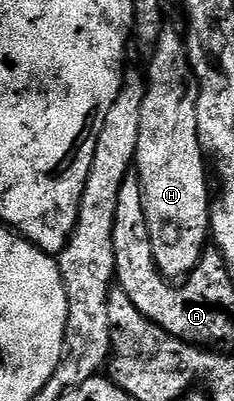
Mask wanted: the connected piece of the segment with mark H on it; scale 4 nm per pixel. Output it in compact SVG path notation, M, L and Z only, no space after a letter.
M164 24L160 28L159 38L155 40L153 52L155 54L151 57L151 66L145 69L147 90L145 99L141 103L141 136L137 139L134 168L137 170L139 185L143 189L143 214L149 227L153 259L164 277L183 279L195 270L208 248L211 236L213 189L212 186L211 189L207 186L209 165L197 135L197 107L195 106L197 85L191 76L191 64L184 34L180 30L178 33L173 26Z

